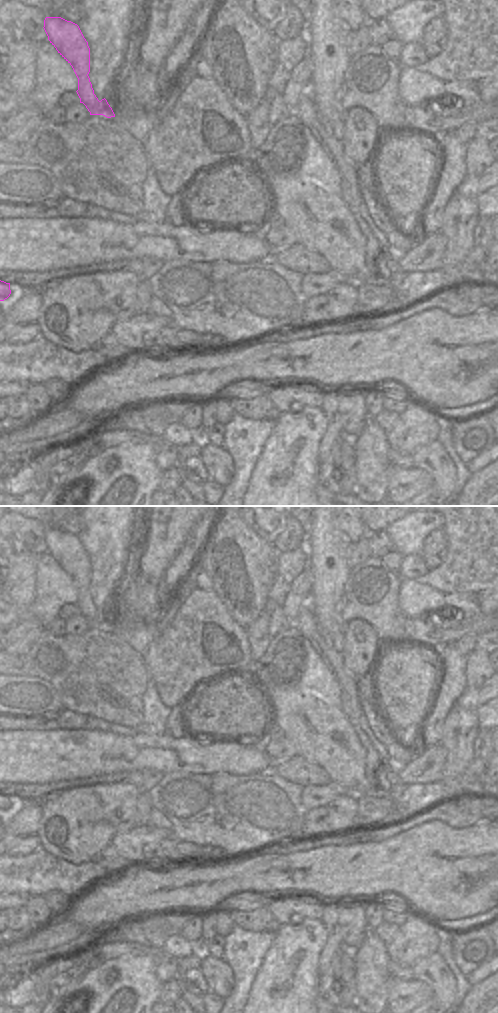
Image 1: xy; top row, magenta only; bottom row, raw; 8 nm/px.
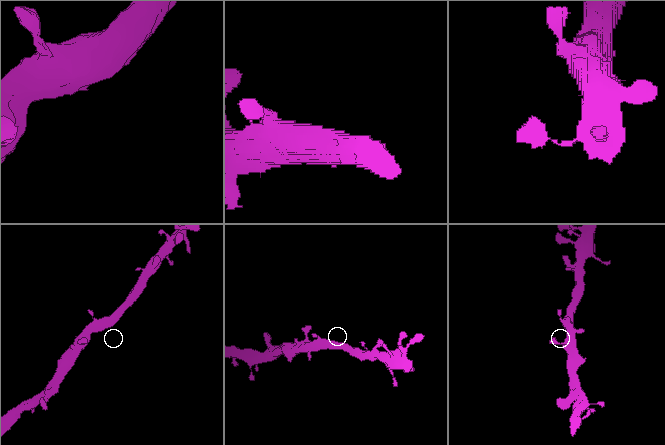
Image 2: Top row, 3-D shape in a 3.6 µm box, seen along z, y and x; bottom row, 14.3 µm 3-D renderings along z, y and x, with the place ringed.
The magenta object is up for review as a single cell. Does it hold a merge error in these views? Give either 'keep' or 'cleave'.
keep

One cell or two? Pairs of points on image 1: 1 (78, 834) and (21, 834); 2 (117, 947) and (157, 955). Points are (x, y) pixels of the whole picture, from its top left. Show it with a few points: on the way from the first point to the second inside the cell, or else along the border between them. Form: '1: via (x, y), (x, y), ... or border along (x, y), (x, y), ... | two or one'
1: border along (42, 811), (42, 817), (38, 826), (40, 846) | two
2: via (127, 949), (147, 951) | one

